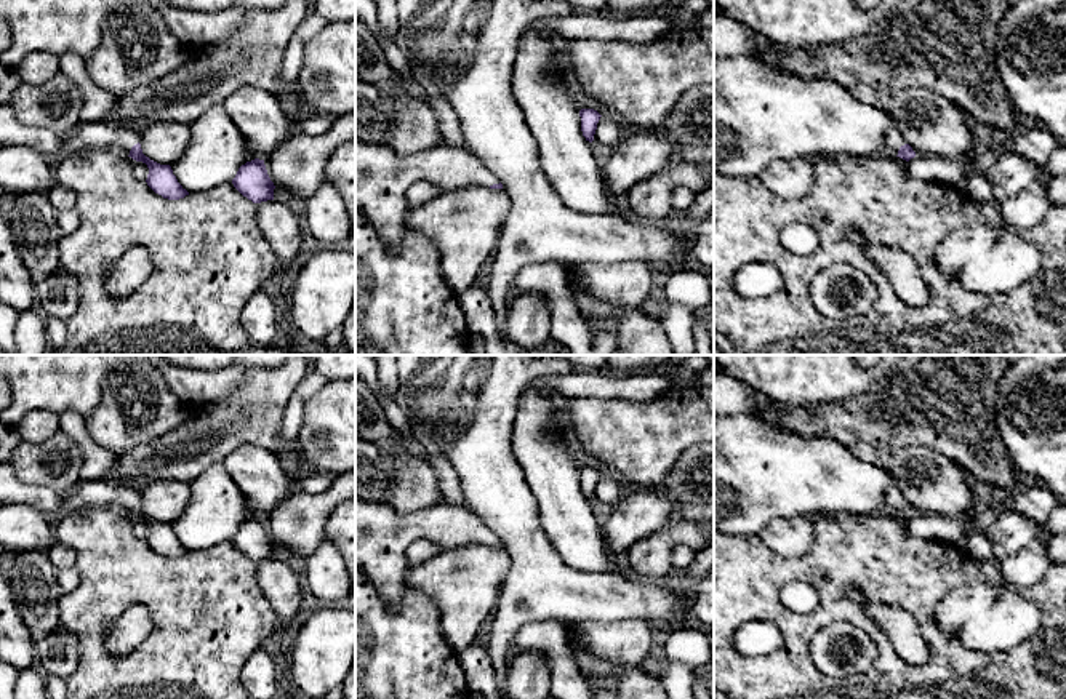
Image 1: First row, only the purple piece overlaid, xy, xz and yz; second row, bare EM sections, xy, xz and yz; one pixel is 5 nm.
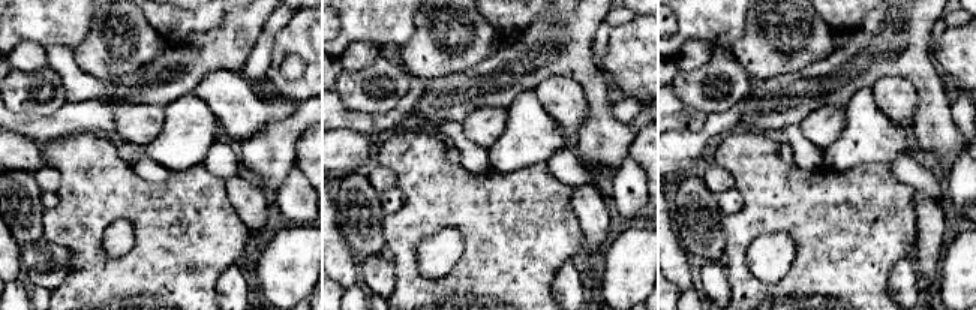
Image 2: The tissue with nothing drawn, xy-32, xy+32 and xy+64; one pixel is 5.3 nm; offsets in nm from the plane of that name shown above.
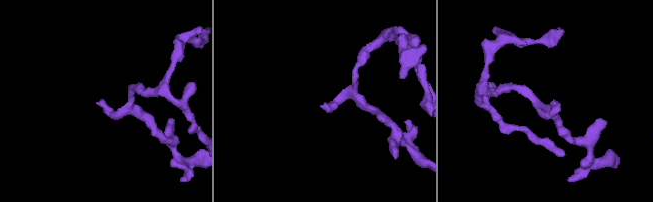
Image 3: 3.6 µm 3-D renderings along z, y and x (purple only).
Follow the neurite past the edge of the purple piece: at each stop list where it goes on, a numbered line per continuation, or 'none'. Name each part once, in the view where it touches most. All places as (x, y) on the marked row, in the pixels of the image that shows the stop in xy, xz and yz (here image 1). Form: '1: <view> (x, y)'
1: xy (103, 133)

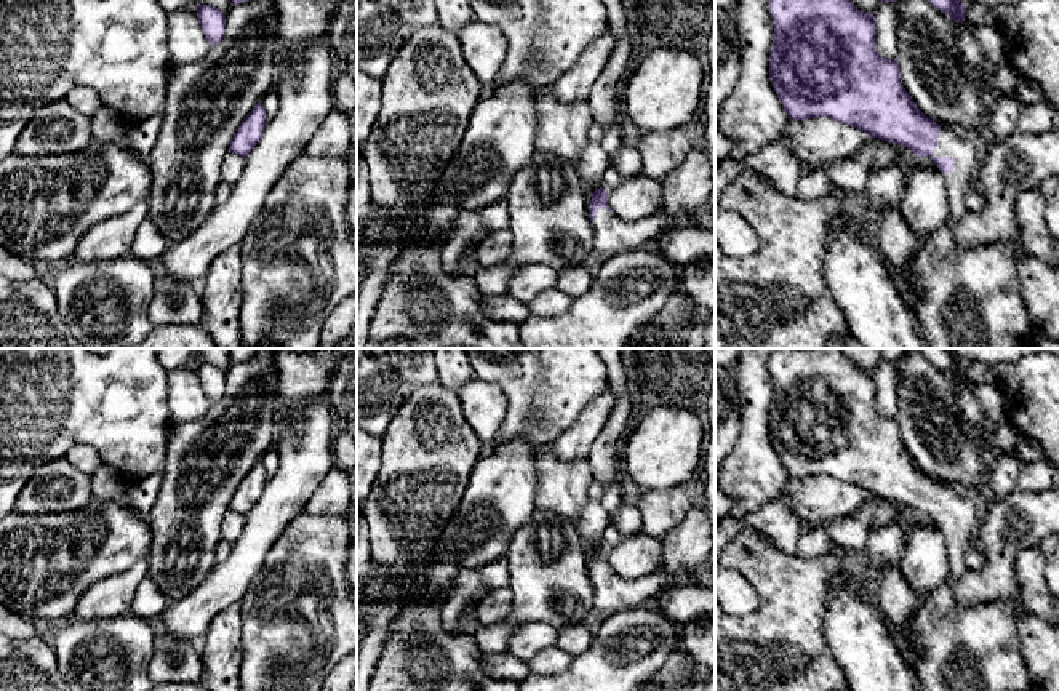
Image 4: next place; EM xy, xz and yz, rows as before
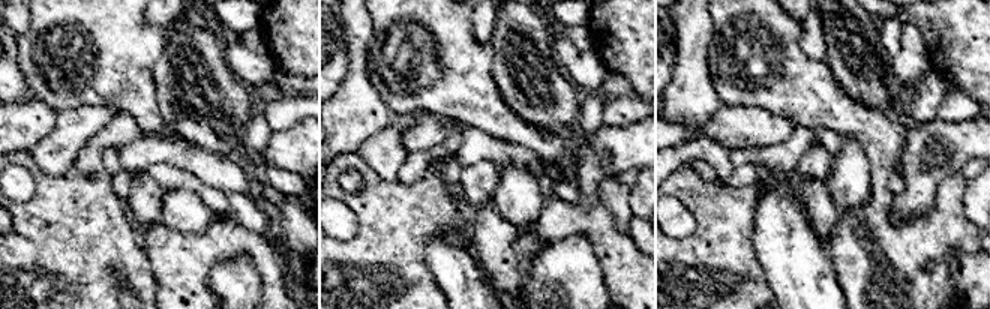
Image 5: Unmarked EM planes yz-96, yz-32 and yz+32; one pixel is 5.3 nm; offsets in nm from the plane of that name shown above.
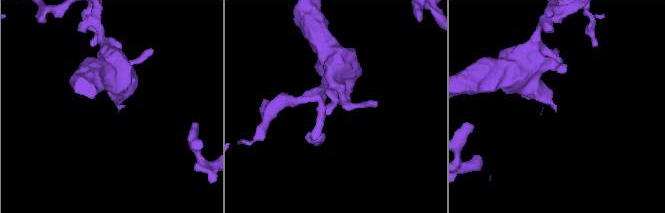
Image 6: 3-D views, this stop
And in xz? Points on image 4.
1: xz (613, 235)

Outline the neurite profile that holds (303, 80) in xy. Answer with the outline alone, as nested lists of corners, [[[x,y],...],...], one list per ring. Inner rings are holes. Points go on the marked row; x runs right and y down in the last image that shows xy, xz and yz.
[[[326,40],[278,50],[274,70],[274,91],[280,102],[277,115],[267,120],[261,141],[245,157],[245,170],[232,186],[230,198],[224,205],[216,205],[197,232],[168,246],[157,264],[160,270],[171,278],[200,286],[211,262],[227,248],[242,243],[277,181],[299,155],[306,154],[307,142],[334,109],[331,66],[333,53]]]

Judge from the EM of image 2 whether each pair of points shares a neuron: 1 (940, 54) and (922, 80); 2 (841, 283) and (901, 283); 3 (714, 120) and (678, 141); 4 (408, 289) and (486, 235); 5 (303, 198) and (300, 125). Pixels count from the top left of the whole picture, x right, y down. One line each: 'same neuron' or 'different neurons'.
1: different neurons
2: different neurons
3: same neuron
4: same neuron
5: different neurons

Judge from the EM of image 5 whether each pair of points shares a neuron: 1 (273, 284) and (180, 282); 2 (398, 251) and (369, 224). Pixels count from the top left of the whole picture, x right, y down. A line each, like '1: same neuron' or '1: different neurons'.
1: same neuron
2: same neuron

